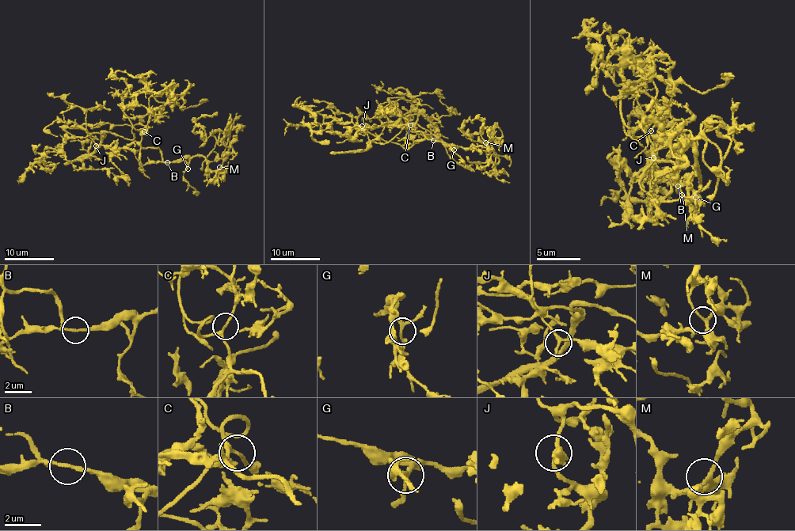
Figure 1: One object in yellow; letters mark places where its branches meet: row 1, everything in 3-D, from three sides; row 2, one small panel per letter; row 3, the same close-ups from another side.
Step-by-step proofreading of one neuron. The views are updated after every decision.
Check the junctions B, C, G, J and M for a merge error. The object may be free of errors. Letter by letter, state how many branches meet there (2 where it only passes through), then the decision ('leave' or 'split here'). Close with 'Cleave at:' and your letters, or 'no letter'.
B: branches 3; leave
C: branches 3; leave
G: branches 3; leave
J: branches 3; leave
M: branches 3; leave
Cleave at: no letter

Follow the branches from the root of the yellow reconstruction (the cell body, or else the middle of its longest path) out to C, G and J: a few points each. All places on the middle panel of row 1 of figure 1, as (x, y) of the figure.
C: (428, 140), (420, 131), (411, 131), (406, 126), (410, 125)
G: (428, 140), (454, 145), (454, 149)
J: (428, 140), (420, 131), (411, 131), (405, 126), (362, 126)

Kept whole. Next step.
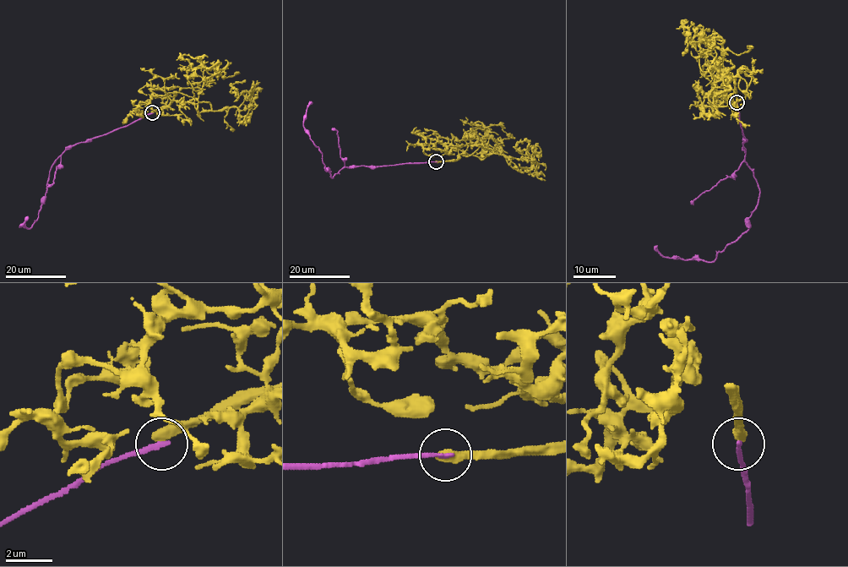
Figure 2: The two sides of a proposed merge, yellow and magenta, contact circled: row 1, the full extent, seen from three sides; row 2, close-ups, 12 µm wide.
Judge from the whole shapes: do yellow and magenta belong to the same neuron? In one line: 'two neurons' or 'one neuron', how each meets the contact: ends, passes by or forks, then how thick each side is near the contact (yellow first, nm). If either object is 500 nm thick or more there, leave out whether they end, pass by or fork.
two neurons; calibres 500 and 200 nm

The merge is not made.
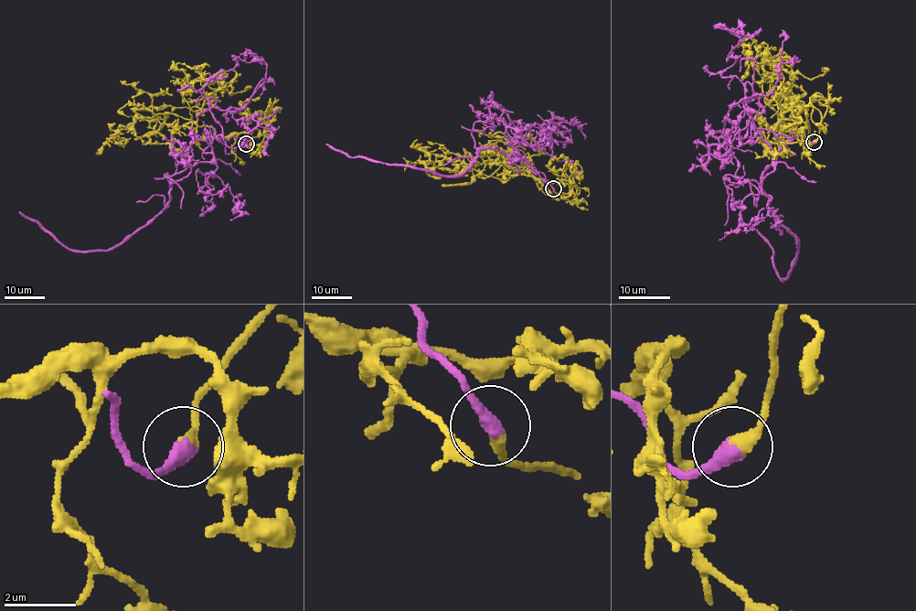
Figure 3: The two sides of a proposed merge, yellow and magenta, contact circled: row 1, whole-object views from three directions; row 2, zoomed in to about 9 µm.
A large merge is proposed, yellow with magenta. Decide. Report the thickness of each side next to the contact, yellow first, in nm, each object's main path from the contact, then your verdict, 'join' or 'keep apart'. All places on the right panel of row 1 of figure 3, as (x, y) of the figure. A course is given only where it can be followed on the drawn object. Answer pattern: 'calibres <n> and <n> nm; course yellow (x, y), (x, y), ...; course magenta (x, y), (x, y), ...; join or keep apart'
calibres 360 and 480 nm; course yellow (814, 142), (813, 108), (792, 108), (803, 143), (789, 108), (769, 142), (756, 114); course magenta (814, 142), (757, 130), (773, 164), (761, 189), (796, 238), (785, 278), (756, 230); join

